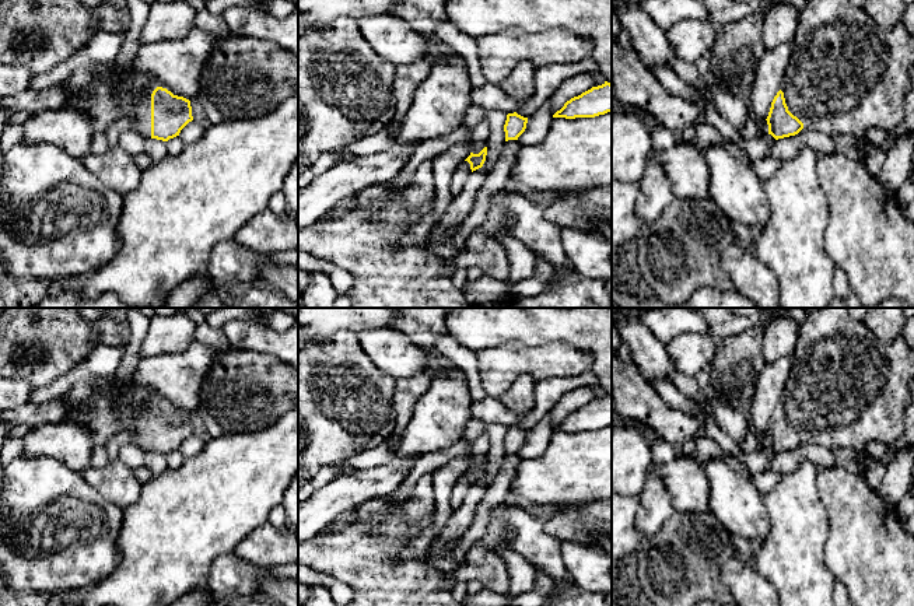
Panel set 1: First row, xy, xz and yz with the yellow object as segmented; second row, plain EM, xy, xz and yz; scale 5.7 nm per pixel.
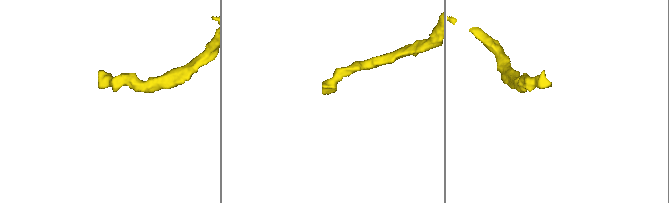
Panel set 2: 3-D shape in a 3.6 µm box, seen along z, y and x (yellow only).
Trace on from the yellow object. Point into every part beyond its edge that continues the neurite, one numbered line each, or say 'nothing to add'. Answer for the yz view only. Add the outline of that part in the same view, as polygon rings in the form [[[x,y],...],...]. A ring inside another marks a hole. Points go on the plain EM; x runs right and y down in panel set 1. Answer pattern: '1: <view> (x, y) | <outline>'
1: yz (846, 388) | [[[820,308],[801,323],[791,358],[780,403],[803,442],[864,451],[872,441],[887,446],[903,435],[914,385],[914,348],[903,334],[885,343],[864,322],[854,320],[847,308]]]

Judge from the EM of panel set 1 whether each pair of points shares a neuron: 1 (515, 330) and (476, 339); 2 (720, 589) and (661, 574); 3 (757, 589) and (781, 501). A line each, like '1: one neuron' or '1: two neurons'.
1: one neuron
2: one neuron
3: two neurons

